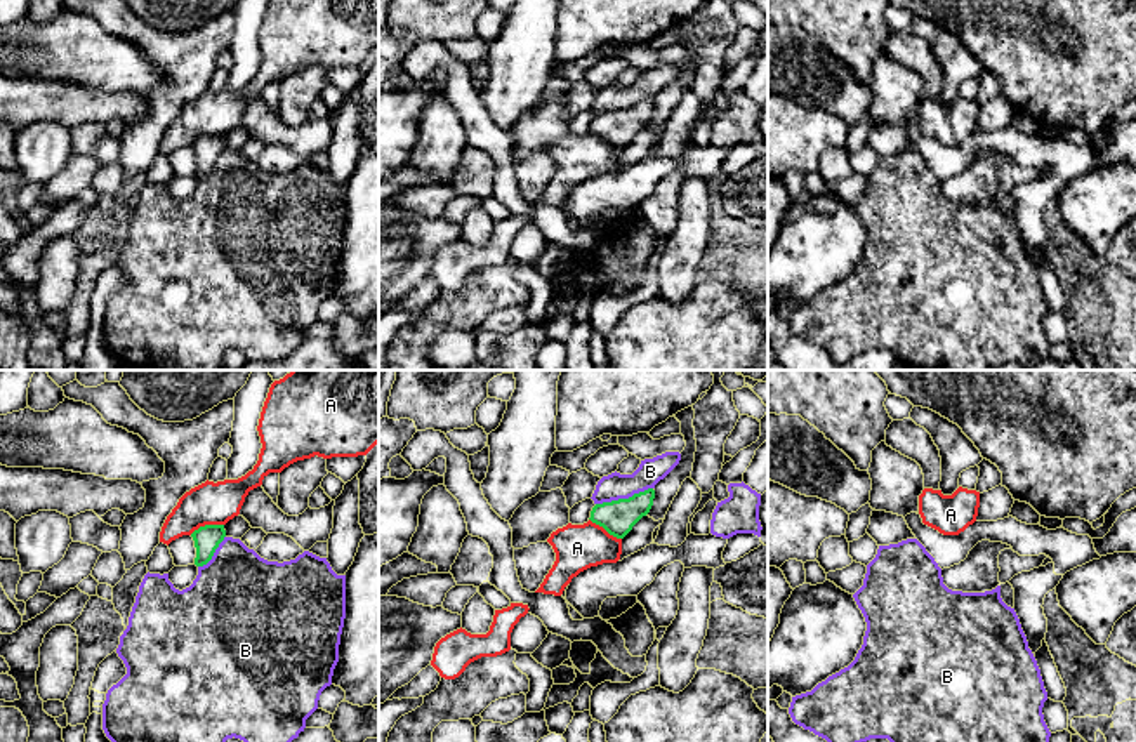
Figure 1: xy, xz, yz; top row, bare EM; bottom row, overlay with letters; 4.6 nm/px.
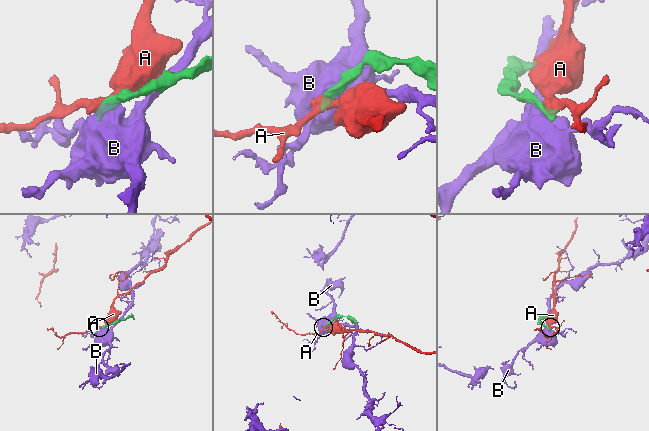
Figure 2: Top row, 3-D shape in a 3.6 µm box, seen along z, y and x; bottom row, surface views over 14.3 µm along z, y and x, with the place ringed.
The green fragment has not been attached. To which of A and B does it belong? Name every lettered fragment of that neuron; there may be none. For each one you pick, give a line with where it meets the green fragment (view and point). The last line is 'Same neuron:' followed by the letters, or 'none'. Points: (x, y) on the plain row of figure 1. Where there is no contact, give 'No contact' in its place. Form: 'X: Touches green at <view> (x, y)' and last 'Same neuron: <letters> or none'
Same neuron: none

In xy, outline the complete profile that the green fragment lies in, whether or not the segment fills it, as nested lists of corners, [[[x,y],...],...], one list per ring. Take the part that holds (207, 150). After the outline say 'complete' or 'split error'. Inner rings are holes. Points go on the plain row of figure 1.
[[[205,136],[195,141],[191,148],[196,158],[195,174],[188,177],[174,177],[168,182],[168,191],[179,202],[189,198],[198,186],[198,179],[212,170],[215,160],[226,148],[226,141],[224,136]]] | split error

